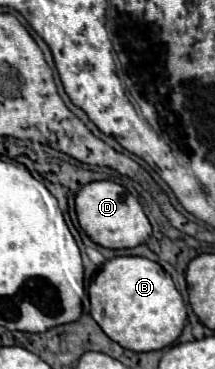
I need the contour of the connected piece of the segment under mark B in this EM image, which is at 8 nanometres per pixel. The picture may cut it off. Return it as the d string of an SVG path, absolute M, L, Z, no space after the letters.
M117 256L99 266L97 276L89 284L91 316L101 326L101 330L117 344L131 352L151 352L171 346L183 332L187 310L181 294L175 290L171 276L153 260L141 256Z

